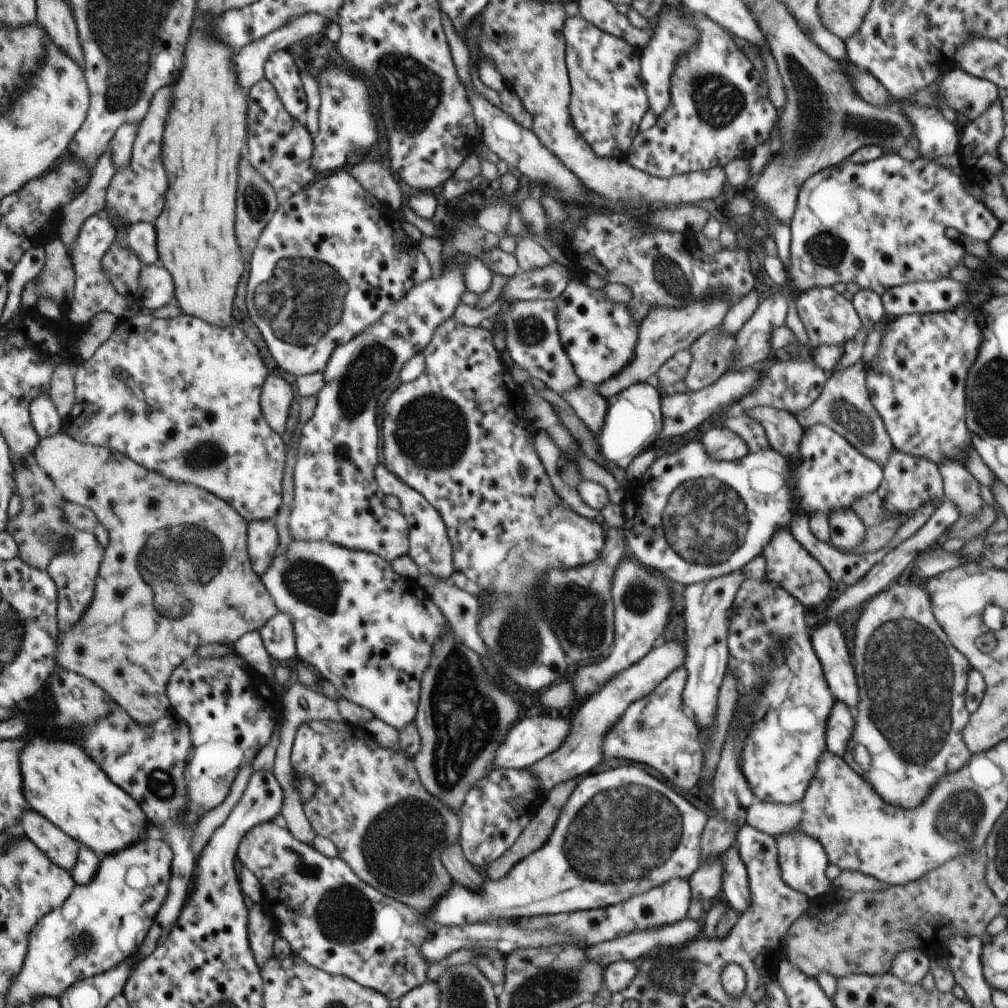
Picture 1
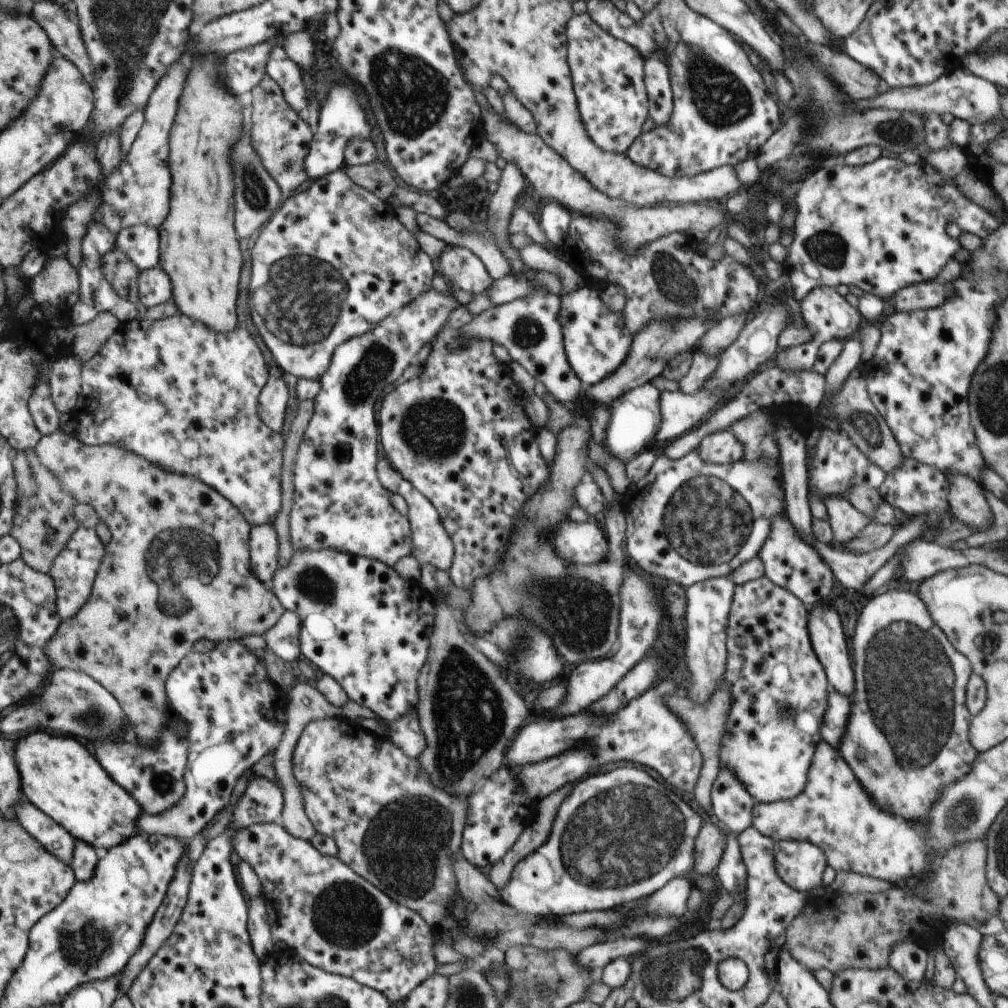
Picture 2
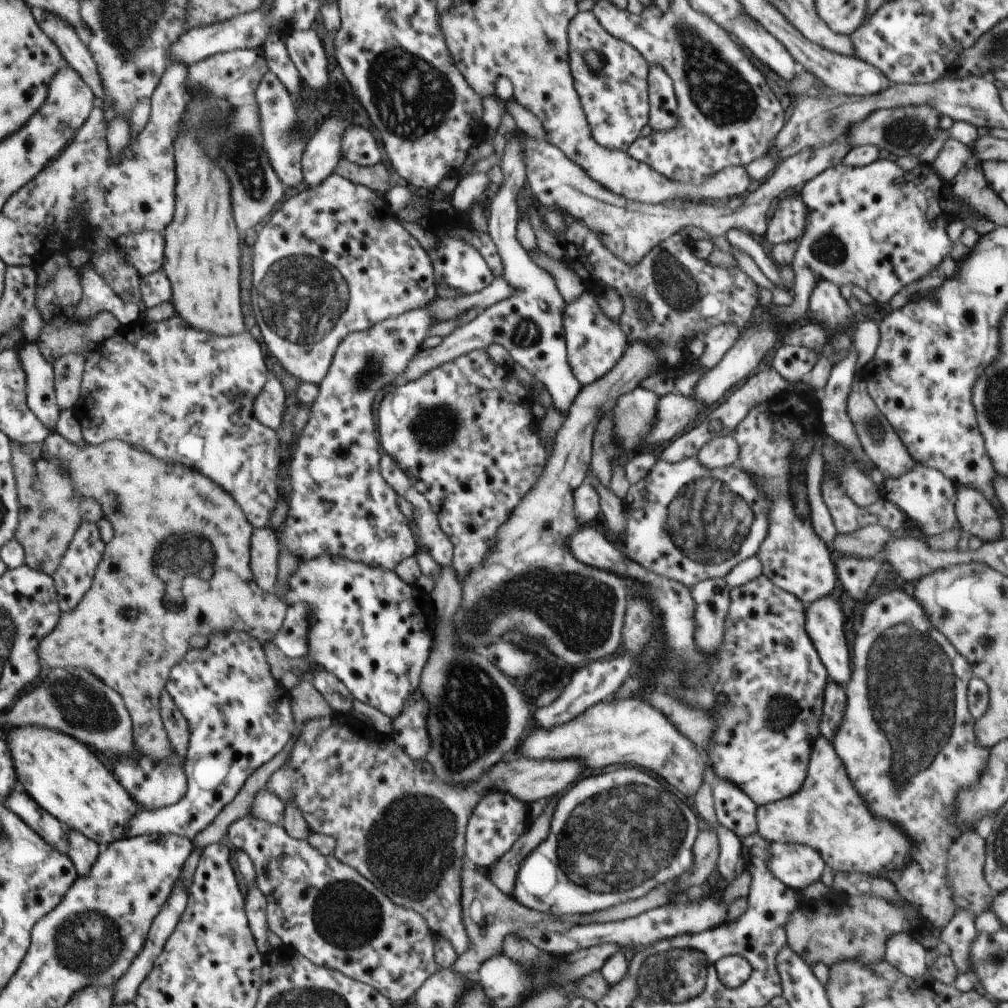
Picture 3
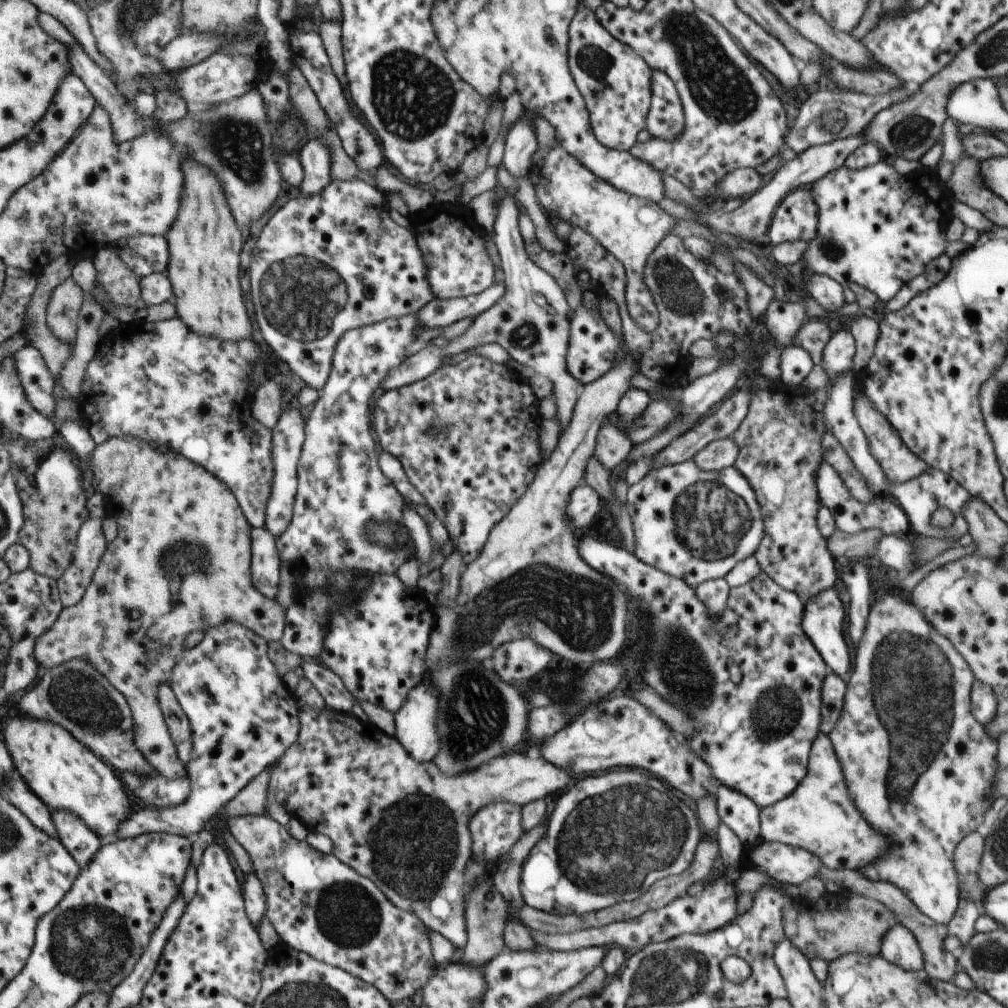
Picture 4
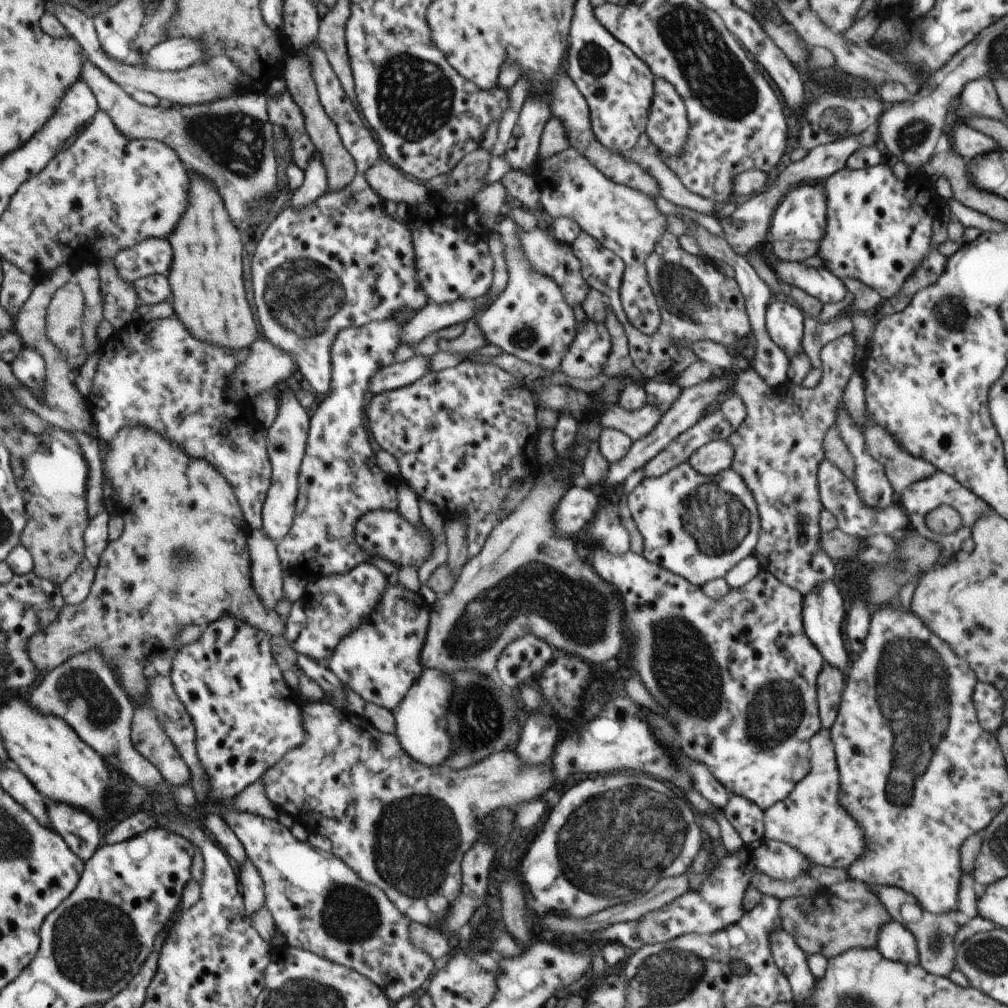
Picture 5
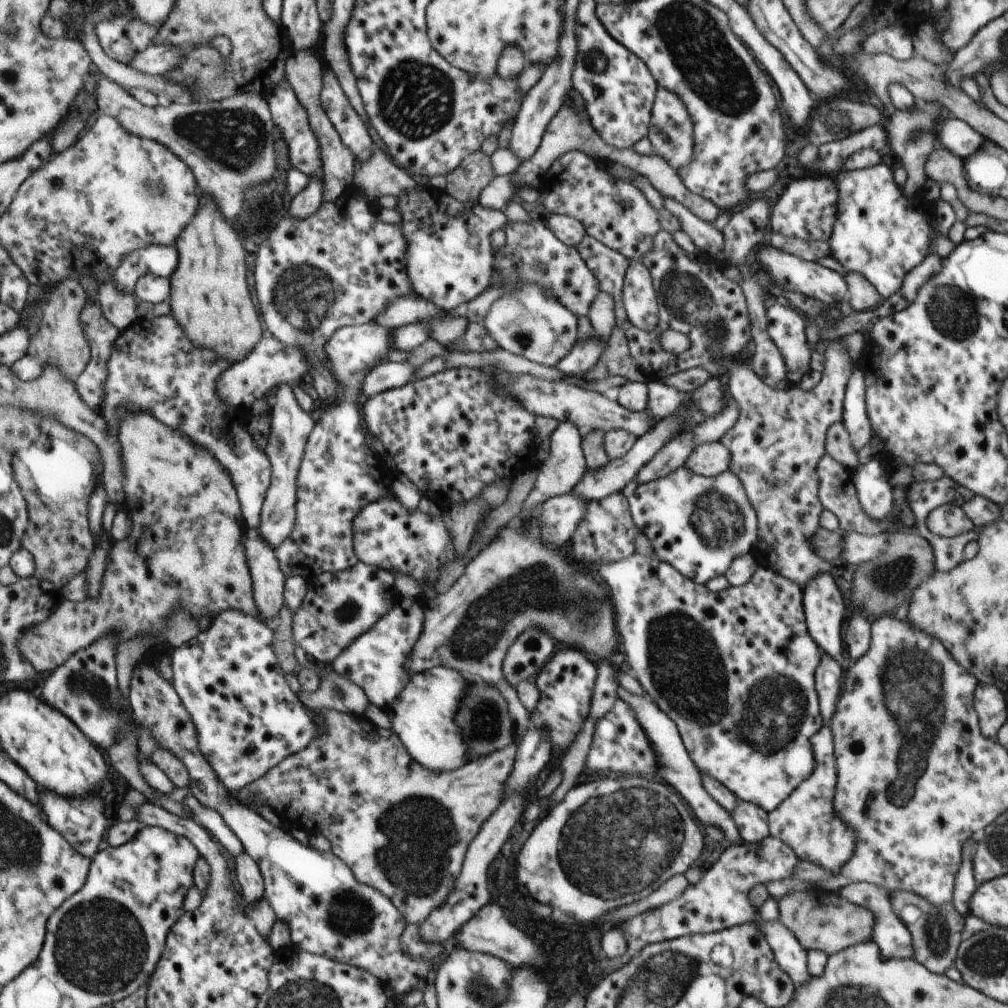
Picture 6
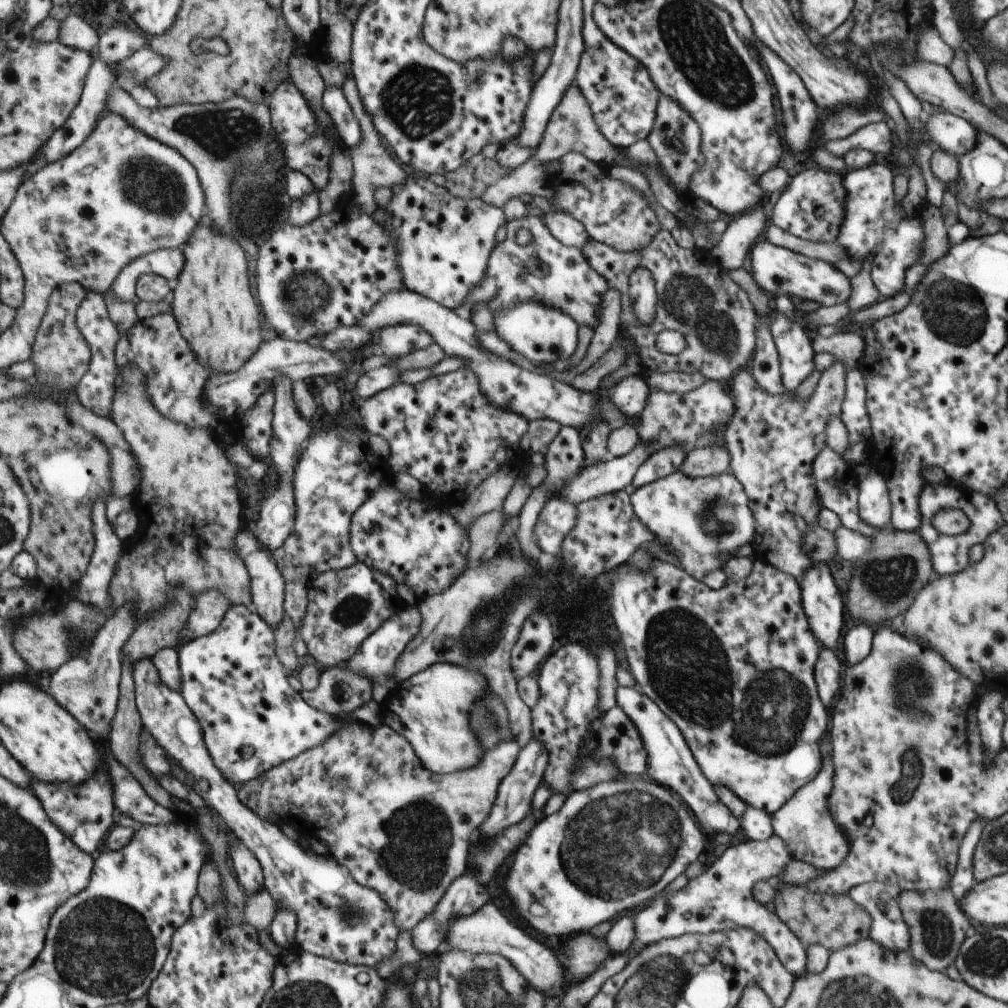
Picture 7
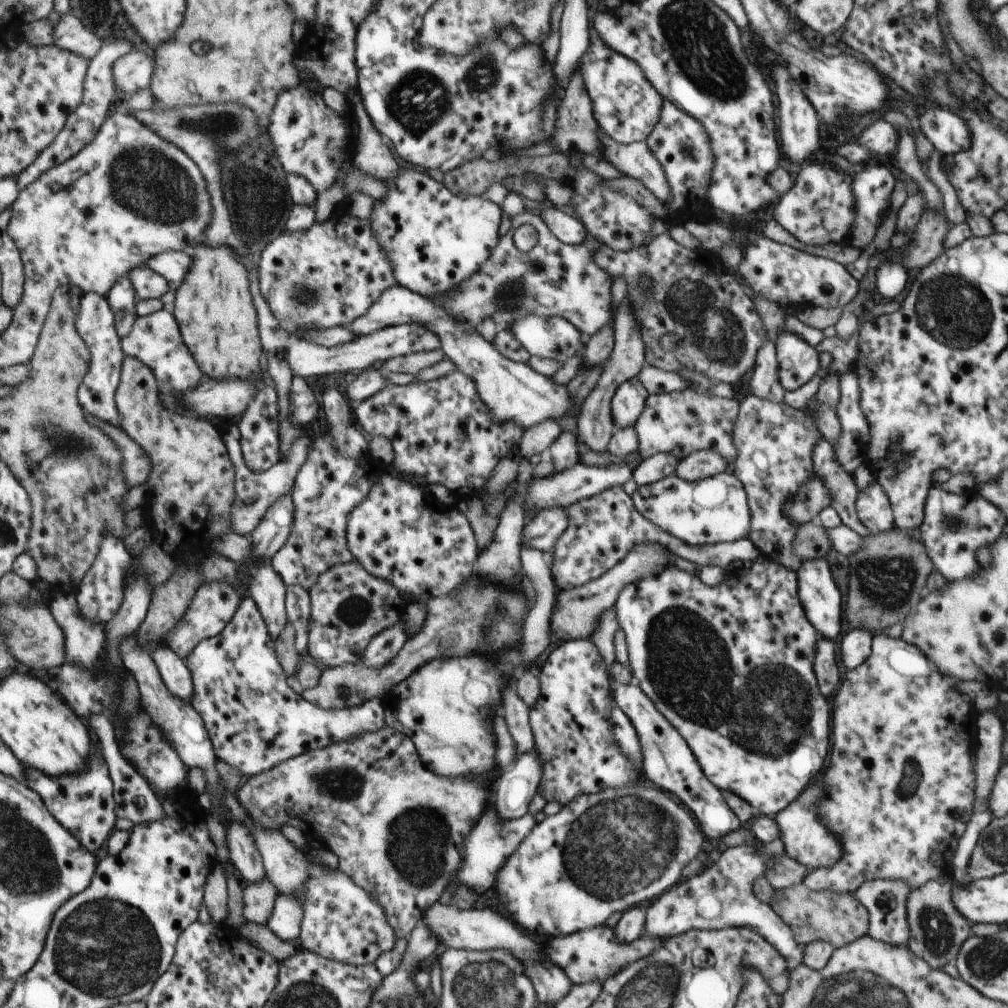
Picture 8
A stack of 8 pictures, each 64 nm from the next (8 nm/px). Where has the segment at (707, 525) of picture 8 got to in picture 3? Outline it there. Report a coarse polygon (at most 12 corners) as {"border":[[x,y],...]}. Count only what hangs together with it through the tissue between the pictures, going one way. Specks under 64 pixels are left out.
{"border":[[658,459],[619,544],[692,588],[760,552],[768,508],[736,464]]}

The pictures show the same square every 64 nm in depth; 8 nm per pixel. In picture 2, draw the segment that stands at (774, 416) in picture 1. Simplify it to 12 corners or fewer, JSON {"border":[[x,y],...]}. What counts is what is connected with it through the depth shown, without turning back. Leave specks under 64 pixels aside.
{"border":[[775,423],[786,516],[848,590],[864,585],[901,546],[927,515],[896,528],[879,549],[856,554],[815,539],[808,505],[807,437]]}

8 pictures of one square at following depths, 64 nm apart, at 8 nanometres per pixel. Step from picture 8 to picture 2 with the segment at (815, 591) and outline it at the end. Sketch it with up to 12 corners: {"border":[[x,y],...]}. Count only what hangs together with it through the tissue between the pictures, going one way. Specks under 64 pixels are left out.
{"border":[[809,609],[809,635],[830,687],[850,700],[855,672],[839,612]]}

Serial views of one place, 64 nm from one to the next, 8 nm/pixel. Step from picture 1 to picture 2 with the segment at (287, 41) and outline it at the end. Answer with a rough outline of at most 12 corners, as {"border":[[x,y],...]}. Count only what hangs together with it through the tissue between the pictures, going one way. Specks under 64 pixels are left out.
{"border":[[290,35],[226,56],[230,90],[252,108],[271,52]]}

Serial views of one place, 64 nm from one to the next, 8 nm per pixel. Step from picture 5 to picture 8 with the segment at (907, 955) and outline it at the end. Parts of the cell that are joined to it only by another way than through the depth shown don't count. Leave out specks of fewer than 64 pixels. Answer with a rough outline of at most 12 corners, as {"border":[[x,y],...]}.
{"border":[[904,880],[867,881],[853,893],[869,912],[868,935],[907,946]]}

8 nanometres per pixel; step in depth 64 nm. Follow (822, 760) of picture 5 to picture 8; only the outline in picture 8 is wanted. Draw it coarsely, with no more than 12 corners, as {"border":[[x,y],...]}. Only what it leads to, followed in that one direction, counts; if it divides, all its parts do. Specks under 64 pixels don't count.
{"border":[[818,779],[774,817],[786,855],[834,866],[841,840],[821,820]]}

